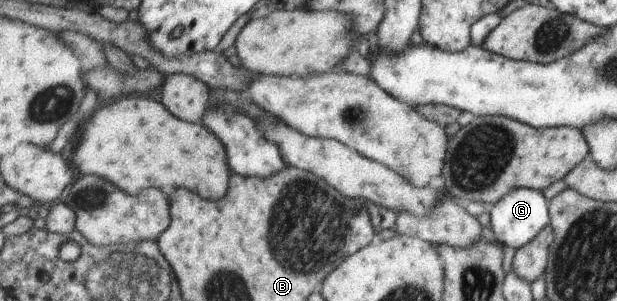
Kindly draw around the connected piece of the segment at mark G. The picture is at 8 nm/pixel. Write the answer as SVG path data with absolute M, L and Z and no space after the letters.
M515 188L509 193L503 194L493 204L489 212L489 229L493 233L497 243L504 246L518 247L525 246L535 236L539 235L550 223L550 213L547 213L547 203L539 190L531 188Z

